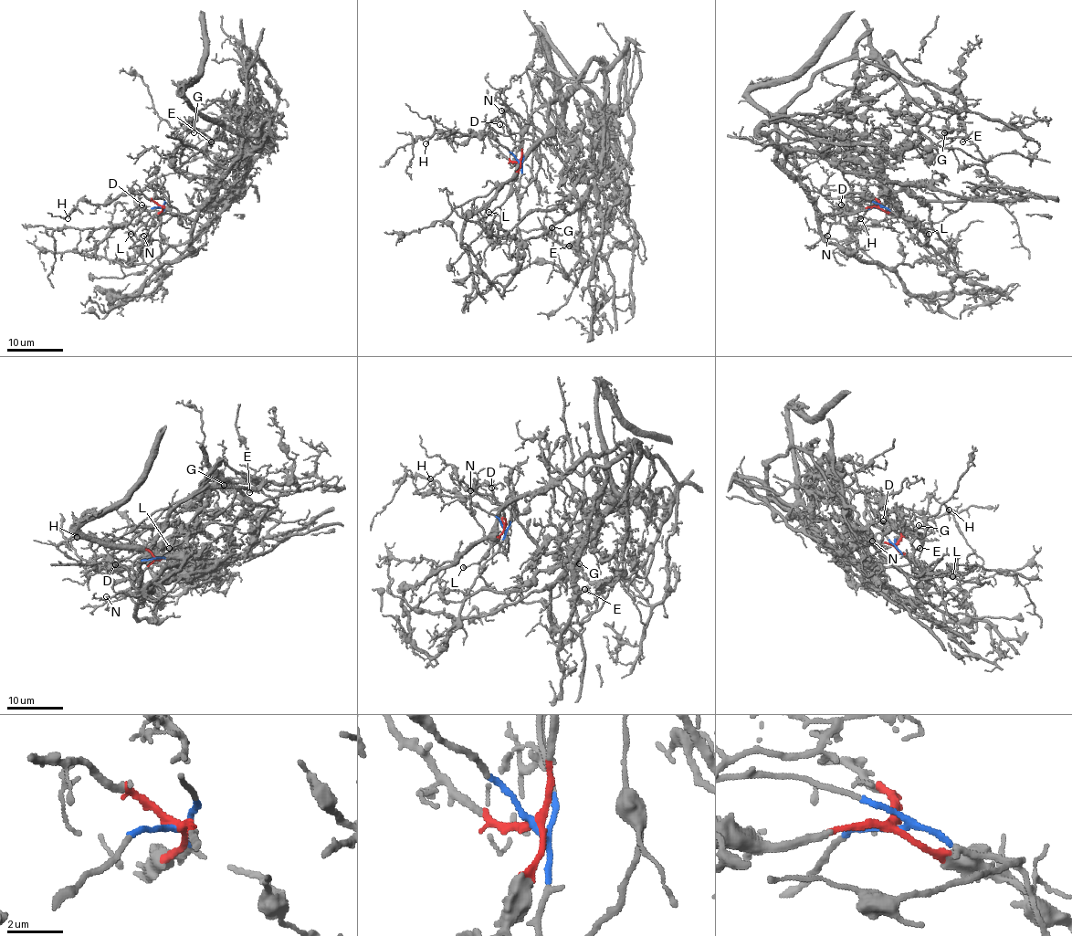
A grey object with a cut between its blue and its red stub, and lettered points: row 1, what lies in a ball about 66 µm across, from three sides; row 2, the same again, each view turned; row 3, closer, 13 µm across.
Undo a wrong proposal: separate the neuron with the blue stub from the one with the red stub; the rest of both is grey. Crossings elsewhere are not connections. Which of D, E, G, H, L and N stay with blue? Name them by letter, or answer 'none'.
none

